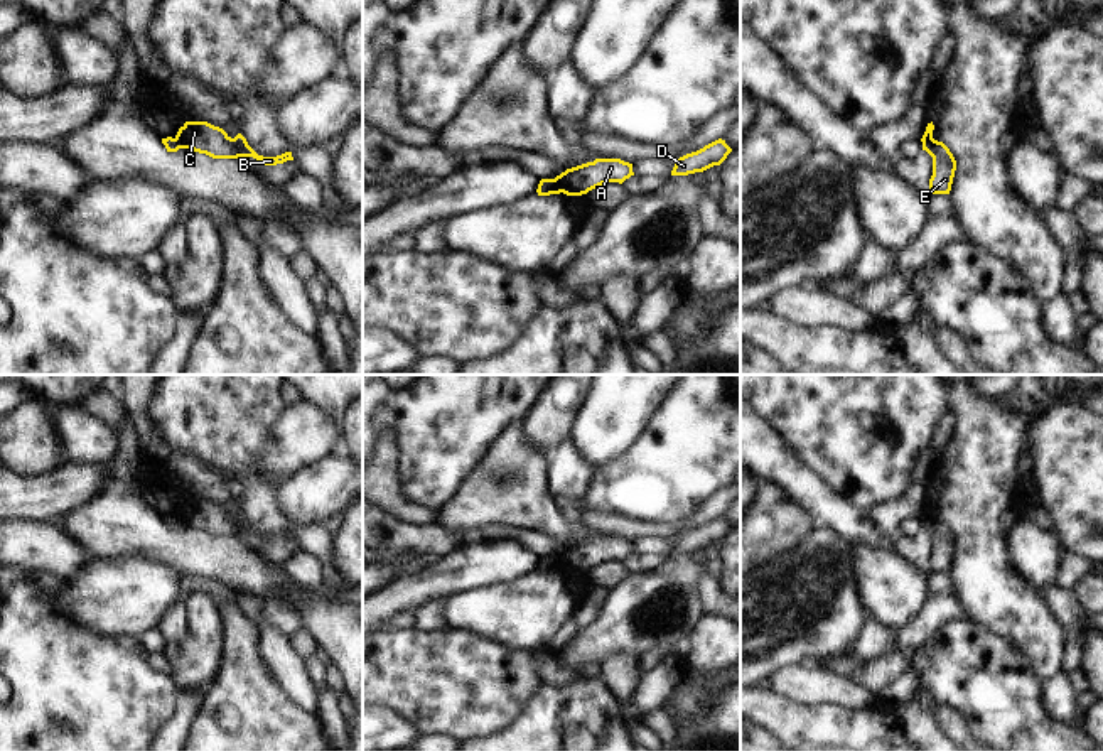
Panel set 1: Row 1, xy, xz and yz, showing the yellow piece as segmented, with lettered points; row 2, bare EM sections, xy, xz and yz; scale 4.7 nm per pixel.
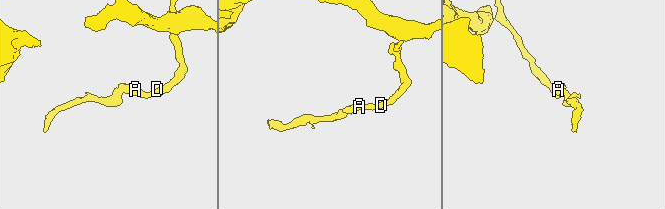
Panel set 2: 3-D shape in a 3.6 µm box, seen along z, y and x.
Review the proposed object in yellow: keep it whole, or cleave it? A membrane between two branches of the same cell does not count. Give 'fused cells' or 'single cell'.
fused cells

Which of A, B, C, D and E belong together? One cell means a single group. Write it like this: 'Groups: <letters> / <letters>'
Groups: A B C D / E.

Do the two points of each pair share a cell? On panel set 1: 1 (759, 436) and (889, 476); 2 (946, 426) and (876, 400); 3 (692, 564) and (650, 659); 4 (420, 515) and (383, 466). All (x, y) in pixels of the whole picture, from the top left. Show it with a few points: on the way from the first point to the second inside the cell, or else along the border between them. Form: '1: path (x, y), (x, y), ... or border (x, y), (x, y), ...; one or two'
1: border (758, 417), (813, 473); two
2: border (950, 410), (941, 419), (931, 444); two
3: border (672, 648), (651, 647), (636, 657); two
4: path (407, 510), (383, 486), (383, 480); one

